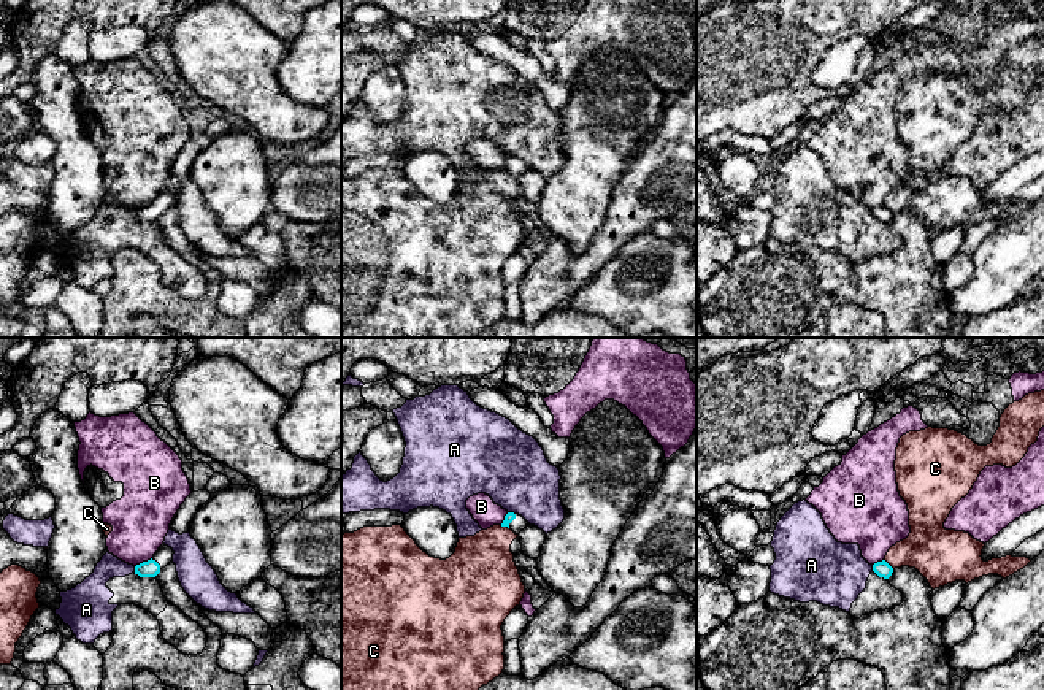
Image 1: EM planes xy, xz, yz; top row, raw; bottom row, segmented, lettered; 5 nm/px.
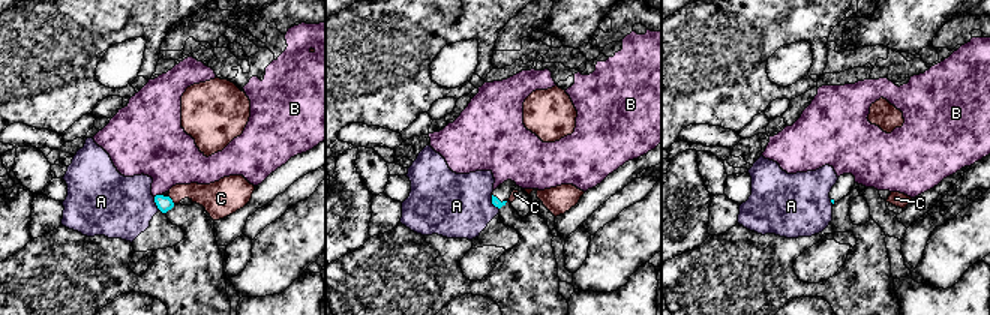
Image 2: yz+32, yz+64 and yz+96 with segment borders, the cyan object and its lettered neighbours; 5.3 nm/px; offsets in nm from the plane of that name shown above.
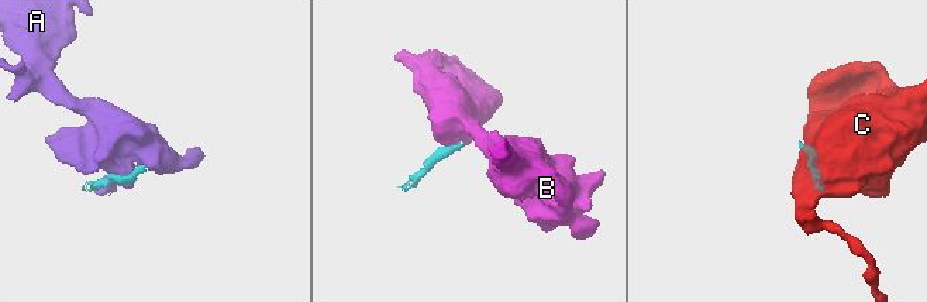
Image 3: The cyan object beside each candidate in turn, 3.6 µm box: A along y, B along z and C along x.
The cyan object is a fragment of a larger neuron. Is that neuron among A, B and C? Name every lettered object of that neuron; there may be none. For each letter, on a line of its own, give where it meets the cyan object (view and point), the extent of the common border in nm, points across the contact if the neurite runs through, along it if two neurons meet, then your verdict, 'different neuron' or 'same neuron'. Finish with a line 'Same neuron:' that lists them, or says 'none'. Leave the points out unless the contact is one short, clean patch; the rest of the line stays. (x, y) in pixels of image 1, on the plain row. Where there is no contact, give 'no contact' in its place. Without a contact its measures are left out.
A: meets cyan in xy at (135, 214); contact 30 nm long; different neuron
B: meets cyan in xy at (143, 206); contact 100 nm long; border along xy (151, 202), (135, 211); different neuron
C: meets cyan in yz at (887, 208); contact 80 nm long; different neuron
Same neuron: none

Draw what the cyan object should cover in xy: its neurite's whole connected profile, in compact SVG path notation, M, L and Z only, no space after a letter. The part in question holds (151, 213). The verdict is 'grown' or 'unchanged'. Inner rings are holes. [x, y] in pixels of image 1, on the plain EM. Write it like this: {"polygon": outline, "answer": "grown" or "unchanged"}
{"polygon": "M162 189L154 201L135 211L135 219L140 222L155 222L162 213L173 206L173 194Z", "answer": "grown"}

